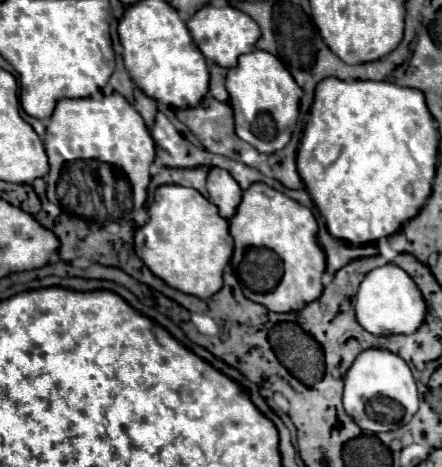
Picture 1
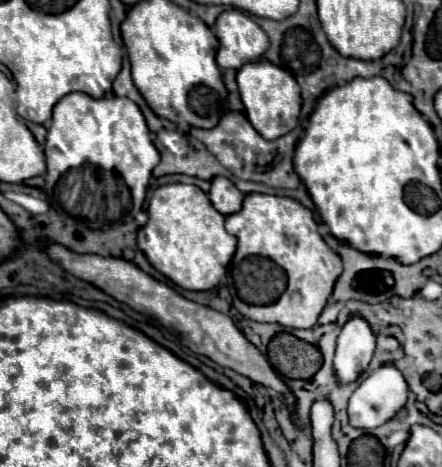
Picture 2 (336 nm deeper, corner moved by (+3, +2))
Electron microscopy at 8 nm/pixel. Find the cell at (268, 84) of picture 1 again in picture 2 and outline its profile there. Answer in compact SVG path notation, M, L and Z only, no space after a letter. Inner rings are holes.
M263 59L259 63L247 63L245 67L241 67L237 73L237 83L245 113L253 127L257 127L261 135L265 135L265 139L277 139L297 125L301 111L301 93L297 81L293 79L293 75L289 75L289 71Z

